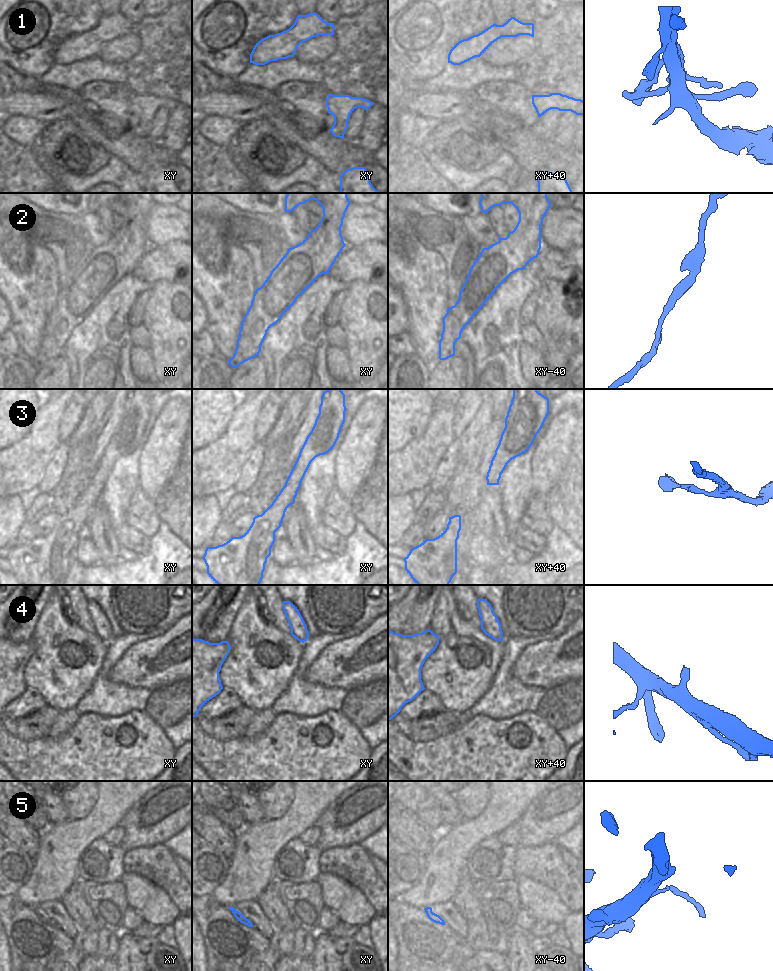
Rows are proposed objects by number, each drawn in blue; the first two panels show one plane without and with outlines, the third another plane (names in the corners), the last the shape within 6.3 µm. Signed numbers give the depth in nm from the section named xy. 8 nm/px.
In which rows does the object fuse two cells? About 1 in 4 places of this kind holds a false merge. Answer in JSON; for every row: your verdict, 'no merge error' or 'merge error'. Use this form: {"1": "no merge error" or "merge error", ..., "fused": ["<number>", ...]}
{"1": "no merge error", "2": "no merge error", "3": "no merge error", "4": "no merge error", "5": "no merge error", "fused": []}

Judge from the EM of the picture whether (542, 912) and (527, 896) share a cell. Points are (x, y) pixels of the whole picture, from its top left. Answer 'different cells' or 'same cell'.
same cell

